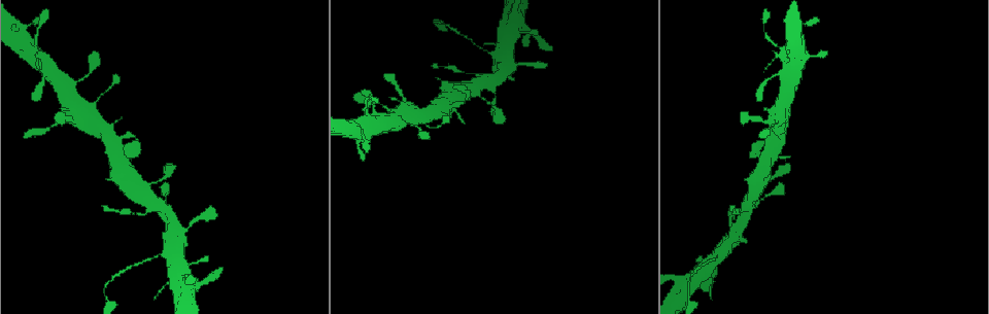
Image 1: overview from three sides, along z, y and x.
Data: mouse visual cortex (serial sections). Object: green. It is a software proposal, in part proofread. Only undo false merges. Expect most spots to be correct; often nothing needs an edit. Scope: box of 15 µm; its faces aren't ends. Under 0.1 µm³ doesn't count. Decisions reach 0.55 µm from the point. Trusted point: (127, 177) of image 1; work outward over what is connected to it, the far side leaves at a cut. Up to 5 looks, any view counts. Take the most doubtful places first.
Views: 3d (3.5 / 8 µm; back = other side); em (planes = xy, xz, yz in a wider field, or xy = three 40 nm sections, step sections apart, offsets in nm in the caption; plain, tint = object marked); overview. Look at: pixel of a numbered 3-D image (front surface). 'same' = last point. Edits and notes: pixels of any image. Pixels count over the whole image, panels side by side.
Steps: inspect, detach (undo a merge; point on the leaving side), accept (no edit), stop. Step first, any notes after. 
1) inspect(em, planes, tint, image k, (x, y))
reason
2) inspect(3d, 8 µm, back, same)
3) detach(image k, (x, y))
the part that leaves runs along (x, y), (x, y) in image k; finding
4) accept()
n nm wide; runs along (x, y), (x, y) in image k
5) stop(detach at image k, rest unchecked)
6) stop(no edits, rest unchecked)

inspect(3d, 3.5 µm, back, image 1, (496, 52))

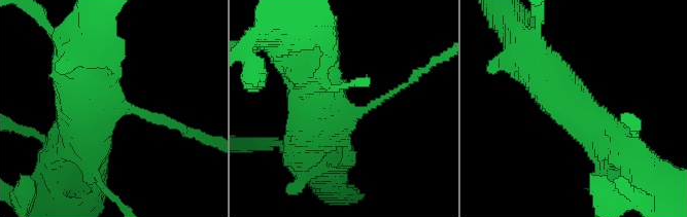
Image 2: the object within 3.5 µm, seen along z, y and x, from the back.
inspect(em, xy, step 2, tint, image 2, (106, 110))

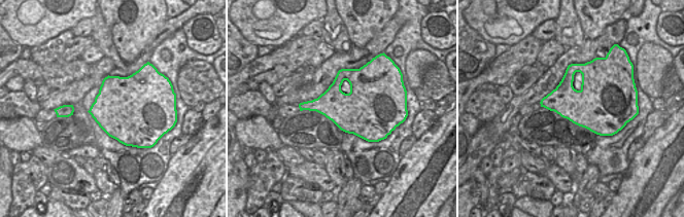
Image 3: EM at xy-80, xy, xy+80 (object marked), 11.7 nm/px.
detach(image 2, (169, 121))
the part that leaves runs along (139, 110), (170, 119), (211, 142) in image 2; a second cell is stuck on

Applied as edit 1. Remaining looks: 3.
inspect(3d, 3.5 µm, image 1, (522, 24))
four arms meet

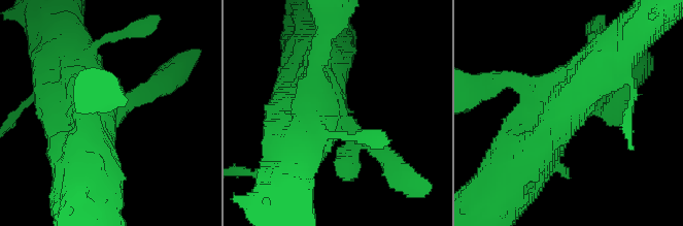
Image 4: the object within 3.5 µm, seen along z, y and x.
inspect(em, xy, step 5, plain, image 4, (332, 121))

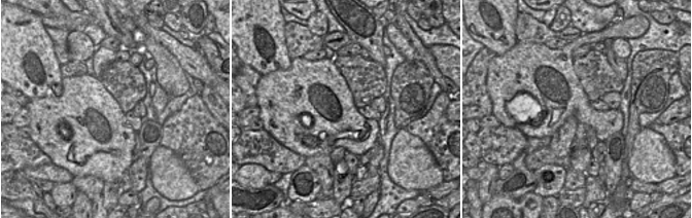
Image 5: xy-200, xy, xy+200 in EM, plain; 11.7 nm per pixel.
inspect(em, xy, step 5, tint, same)
with the object marked

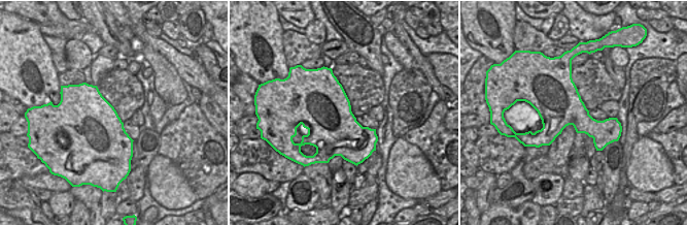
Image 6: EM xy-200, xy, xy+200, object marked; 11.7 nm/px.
accept()
runs along (602, 54), (517, 152), (515, 164) in image 4; one cell here

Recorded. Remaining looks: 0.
stop(detach at image 2, rest unchecked)

